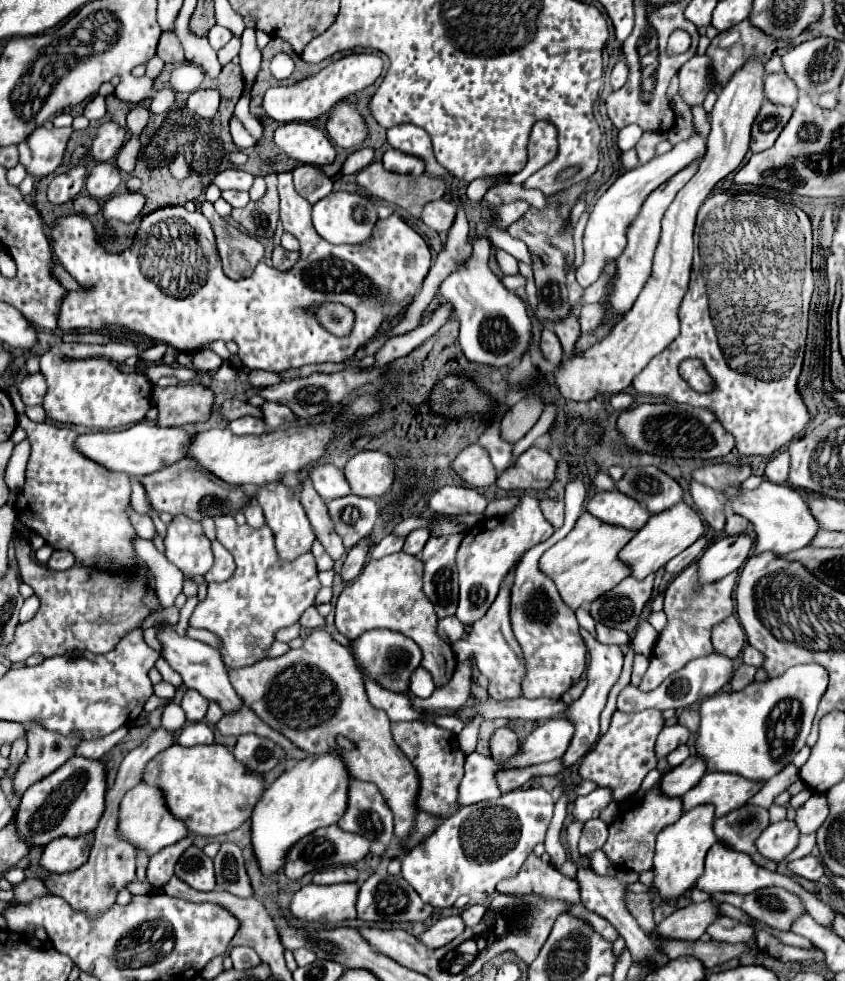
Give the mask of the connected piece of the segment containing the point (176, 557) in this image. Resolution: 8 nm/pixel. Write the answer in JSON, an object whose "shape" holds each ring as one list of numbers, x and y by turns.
{"shape":[[174,517,168,525,168,535,164,539,166,557,174,563,186,577,204,575,212,567,212,549,206,539,202,525,188,517]]}

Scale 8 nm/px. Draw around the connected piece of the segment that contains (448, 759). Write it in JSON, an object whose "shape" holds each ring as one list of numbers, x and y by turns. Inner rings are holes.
{"shape":[[394,723,392,737,400,751,410,759,418,773,418,795,416,807,428,813,440,813,440,817,450,817,456,811,456,789,464,773,464,753,458,747,456,735,434,723]]}

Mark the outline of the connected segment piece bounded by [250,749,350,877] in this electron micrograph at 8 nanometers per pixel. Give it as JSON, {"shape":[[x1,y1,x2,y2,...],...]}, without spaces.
{"shape":[[340,751,310,755,300,765,284,771,260,797,252,811,252,849,260,871,270,877,284,869,288,851,302,837,314,833,320,827,338,823,344,815,348,801,350,775,340,757]]}

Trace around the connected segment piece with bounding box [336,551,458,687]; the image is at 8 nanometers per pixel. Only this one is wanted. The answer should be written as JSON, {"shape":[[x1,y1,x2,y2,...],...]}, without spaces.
{"shape":[[404,551,382,559,370,559,362,573,352,583,348,583,338,597,336,629,348,639,356,639,372,629,390,629,410,637,422,649,421,666,432,675,436,687,442,687,452,679,458,661,452,647,444,643,436,633,438,617,432,609,432,603,422,593,422,573,422,561,418,557,406,555]]}

